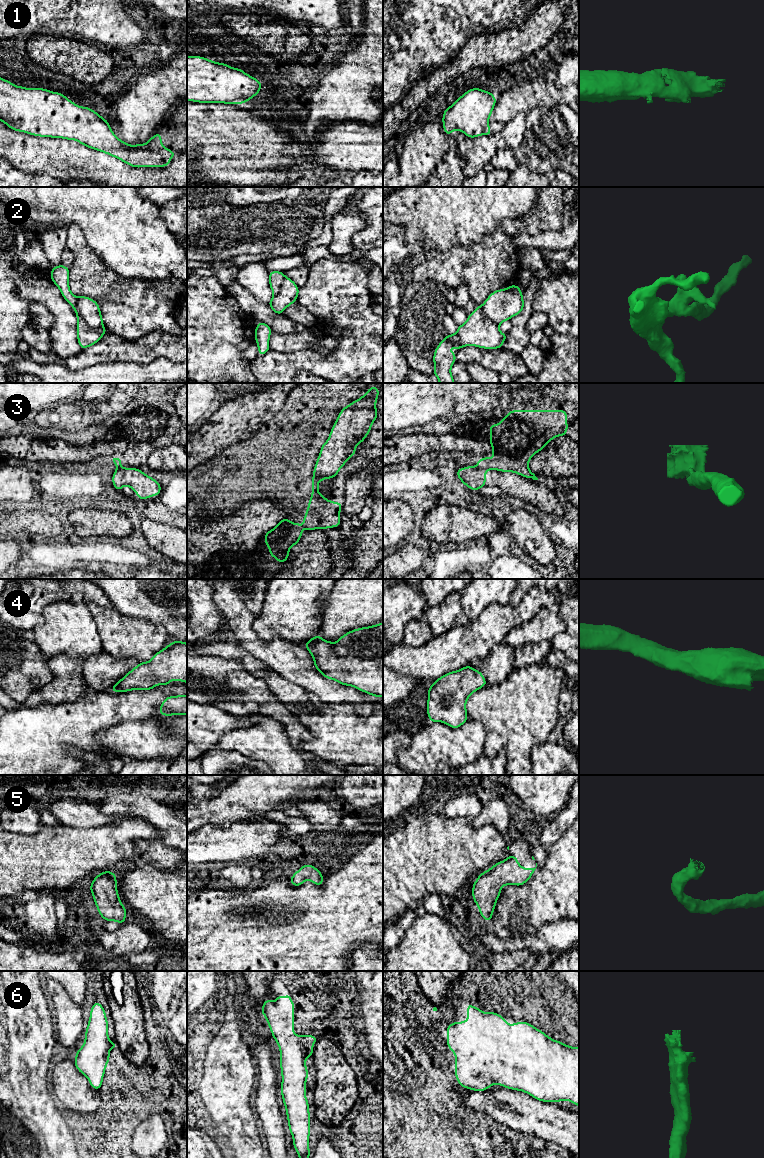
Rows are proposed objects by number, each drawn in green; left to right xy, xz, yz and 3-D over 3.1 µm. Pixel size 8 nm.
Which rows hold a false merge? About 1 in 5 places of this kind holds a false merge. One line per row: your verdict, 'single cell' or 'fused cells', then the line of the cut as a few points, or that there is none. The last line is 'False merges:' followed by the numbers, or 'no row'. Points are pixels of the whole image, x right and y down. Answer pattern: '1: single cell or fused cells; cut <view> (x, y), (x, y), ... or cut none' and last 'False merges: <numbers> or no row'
1: single cell; cut none
2: fused cells; cut xy (77, 315), (93, 328), (100, 328), (102, 326)
3: fused cells; cut yz (476, 467), (485, 470)
4: single cell; cut none
5: single cell; cut none
6: single cell; cut none
False merges: 2, 3

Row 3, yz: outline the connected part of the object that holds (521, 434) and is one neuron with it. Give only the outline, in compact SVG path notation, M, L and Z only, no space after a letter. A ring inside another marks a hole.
M511 410L499 424L489 426L493 459L477 460L477 468L514 472L538 480L529 469L529 460L552 439L566 436L566 410Z

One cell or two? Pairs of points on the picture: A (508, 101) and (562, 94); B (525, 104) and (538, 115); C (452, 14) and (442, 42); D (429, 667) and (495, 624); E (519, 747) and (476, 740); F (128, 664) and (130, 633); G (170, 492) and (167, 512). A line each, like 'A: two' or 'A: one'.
A: one
B: two
C: two
D: one
E: two
F: two
G: one

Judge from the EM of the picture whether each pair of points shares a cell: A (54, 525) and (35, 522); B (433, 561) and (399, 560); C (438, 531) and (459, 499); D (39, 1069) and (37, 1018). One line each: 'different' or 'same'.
A: same
B: different
C: different
D: same

